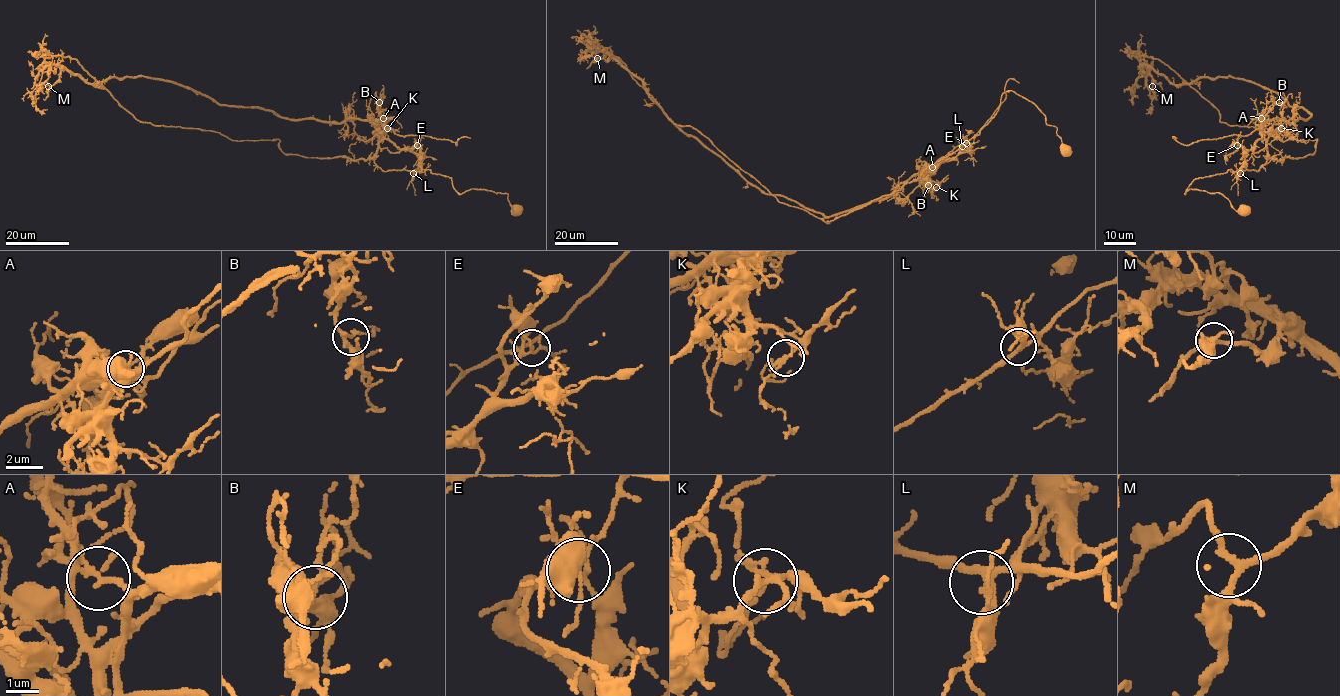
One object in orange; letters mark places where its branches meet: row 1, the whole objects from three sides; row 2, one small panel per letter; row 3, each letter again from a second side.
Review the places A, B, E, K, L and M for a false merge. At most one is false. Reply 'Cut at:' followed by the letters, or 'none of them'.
Cut at: A

